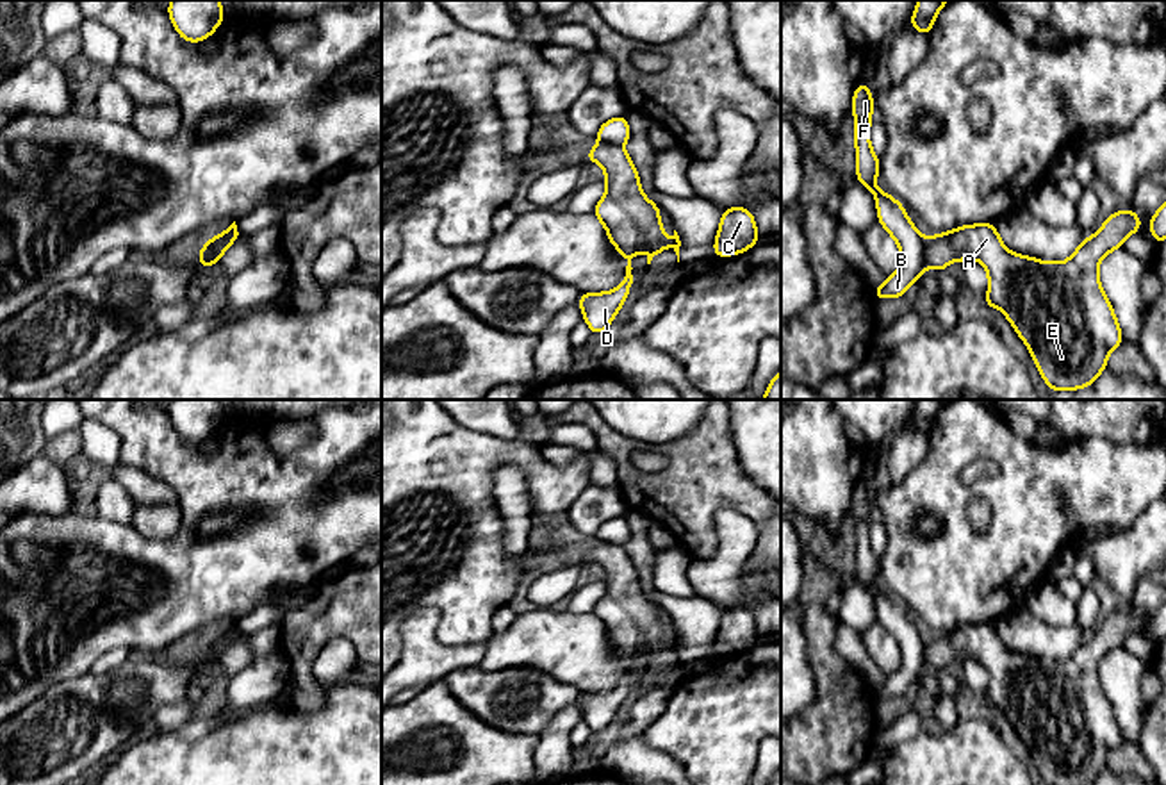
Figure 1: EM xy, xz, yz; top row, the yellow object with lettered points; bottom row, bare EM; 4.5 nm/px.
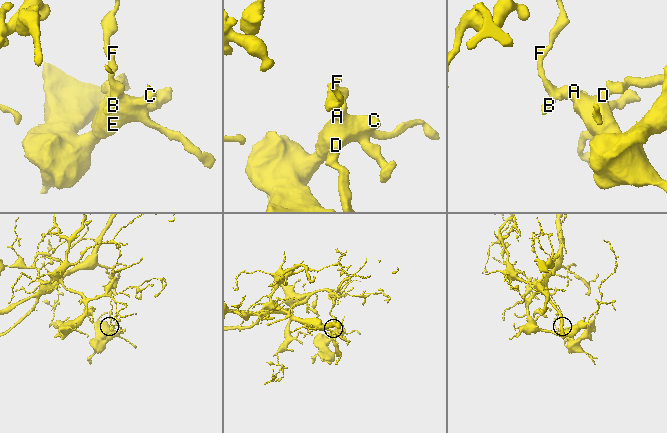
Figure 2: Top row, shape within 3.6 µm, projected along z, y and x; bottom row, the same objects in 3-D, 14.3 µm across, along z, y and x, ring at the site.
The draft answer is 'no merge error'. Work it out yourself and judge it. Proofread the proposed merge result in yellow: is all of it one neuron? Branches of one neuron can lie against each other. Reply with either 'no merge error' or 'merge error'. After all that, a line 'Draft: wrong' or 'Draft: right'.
merge error
Draft: wrong

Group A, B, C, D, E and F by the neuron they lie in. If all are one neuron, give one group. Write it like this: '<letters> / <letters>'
A C D E / B F

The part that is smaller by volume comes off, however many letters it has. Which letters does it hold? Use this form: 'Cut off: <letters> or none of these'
Cut off: A, C, D, E

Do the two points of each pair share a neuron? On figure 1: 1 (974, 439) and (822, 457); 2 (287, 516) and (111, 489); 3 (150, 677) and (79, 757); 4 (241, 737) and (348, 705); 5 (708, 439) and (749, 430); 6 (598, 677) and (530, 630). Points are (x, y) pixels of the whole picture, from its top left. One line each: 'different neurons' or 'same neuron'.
1: different neurons
2: different neurons
3: same neuron
4: same neuron
5: different neurons
6: same neuron

